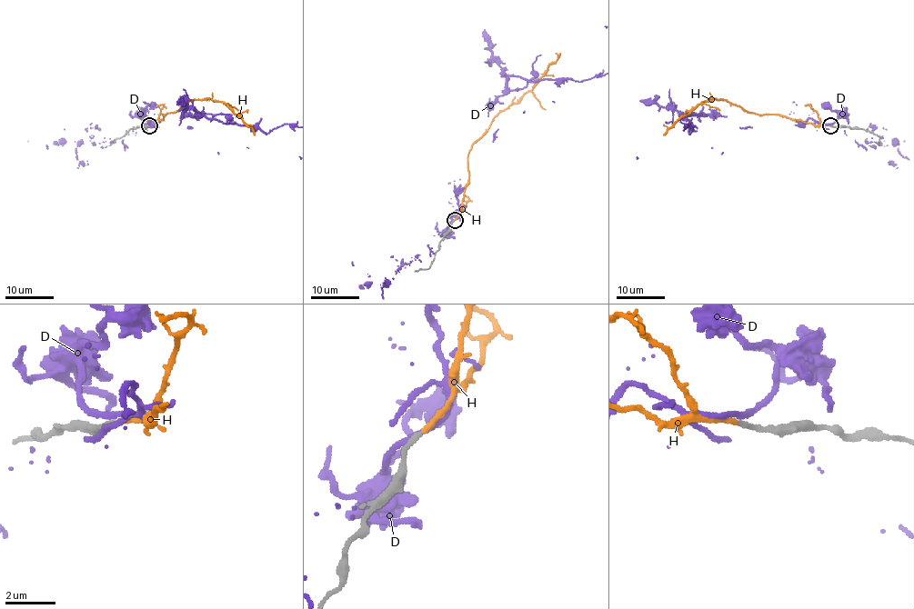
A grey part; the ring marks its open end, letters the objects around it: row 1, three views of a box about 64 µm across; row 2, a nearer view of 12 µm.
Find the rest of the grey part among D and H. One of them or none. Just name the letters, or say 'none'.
H

